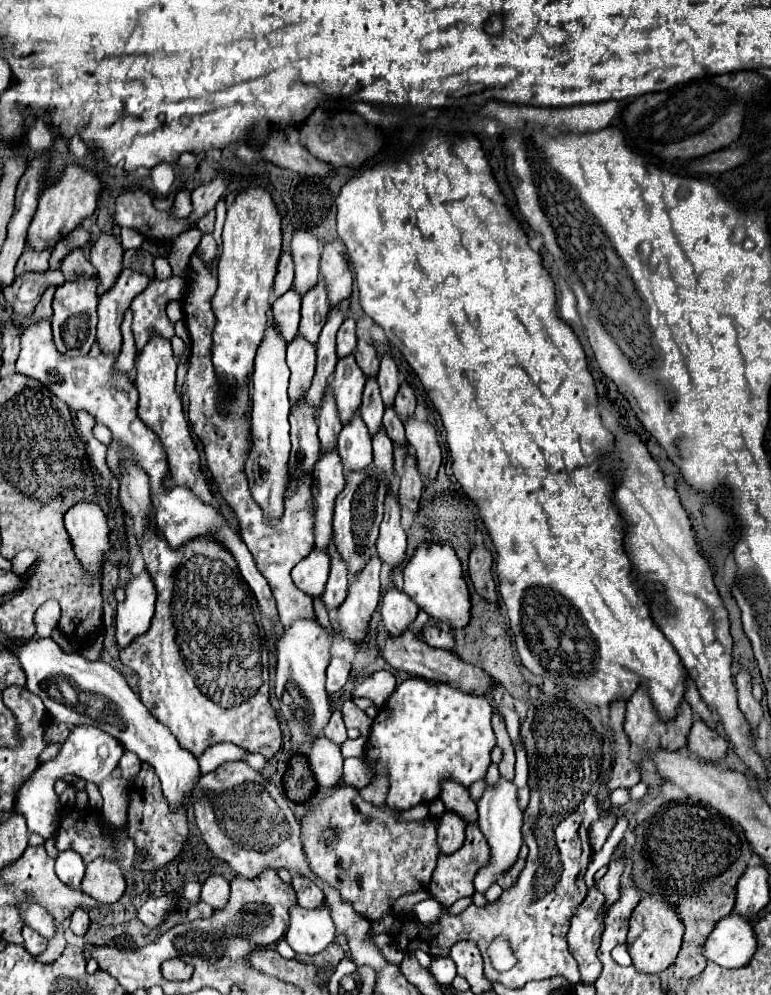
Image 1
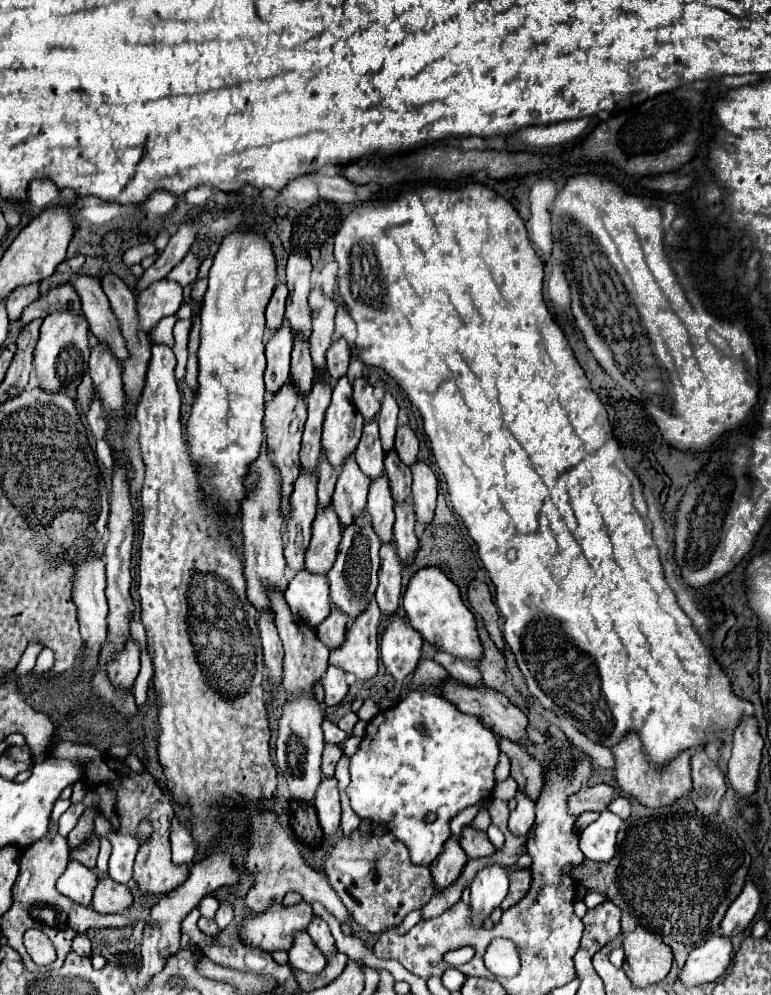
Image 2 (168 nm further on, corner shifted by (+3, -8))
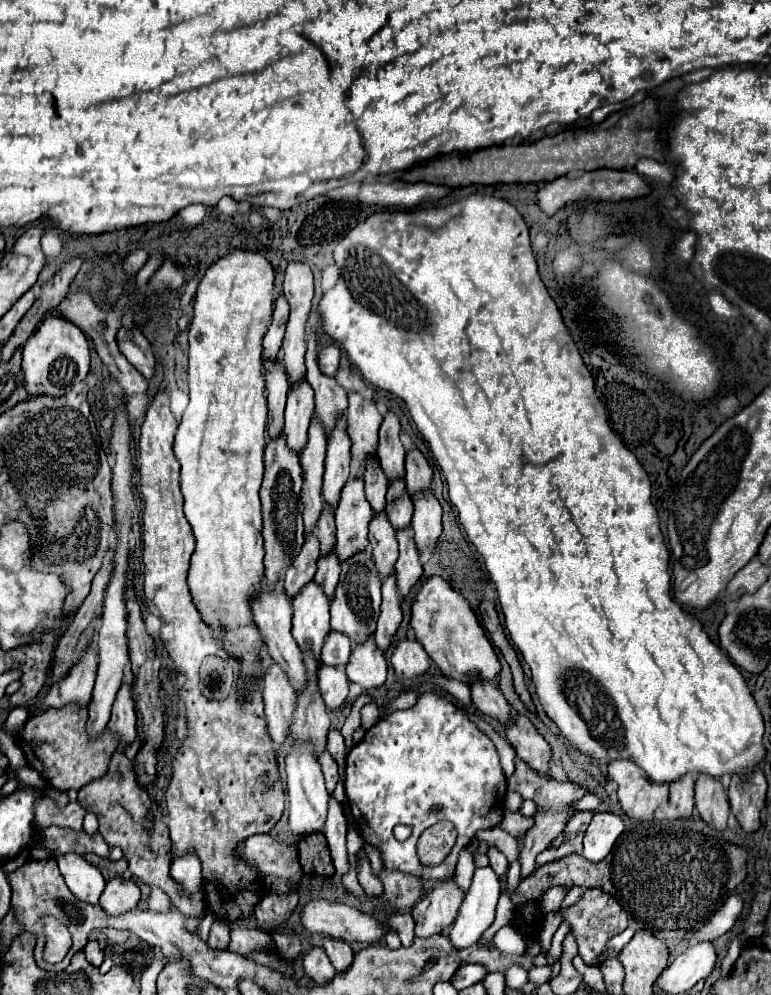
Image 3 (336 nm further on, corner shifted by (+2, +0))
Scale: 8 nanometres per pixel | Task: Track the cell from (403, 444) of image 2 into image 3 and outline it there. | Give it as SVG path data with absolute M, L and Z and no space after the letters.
M412 449L406 453L406 477L404 479L406 479L406 487L410 495L430 487L432 467L428 465L428 461L418 449Z

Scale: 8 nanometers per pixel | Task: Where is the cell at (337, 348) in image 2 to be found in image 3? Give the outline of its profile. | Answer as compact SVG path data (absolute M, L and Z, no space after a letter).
M336 343L324 347L318 355L318 363L320 363L322 373L334 377L336 371L338 371L338 365L340 365L340 347Z

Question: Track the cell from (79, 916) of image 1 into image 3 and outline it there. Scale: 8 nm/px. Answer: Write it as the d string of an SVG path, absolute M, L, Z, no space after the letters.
M88 941L86 947L84 947L84 955L86 955L88 963L92 963L94 967L100 967L100 963L102 963L102 959L104 959L104 953L102 953L98 941Z

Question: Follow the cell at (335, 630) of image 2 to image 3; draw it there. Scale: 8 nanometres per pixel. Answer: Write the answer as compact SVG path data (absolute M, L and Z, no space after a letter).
M330 631L324 639L322 663L342 667L342 665L346 665L348 657L350 657L350 649L352 649L352 641L350 641L350 637L346 637L346 633Z

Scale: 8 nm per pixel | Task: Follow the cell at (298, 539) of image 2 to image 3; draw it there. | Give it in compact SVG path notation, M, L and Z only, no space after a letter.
M310 531L304 535L300 555L292 561L292 565L284 575L284 591L288 593L288 597L294 597L302 589L302 585L306 585L306 581L314 579L314 565L318 557L320 557L320 541Z

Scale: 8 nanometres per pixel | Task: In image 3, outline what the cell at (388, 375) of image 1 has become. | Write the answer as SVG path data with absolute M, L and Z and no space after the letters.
M388 411L380 425L380 443L378 443L376 455L378 455L378 461L390 481L404 475L406 451L402 447L398 433L400 433L400 421L394 411Z

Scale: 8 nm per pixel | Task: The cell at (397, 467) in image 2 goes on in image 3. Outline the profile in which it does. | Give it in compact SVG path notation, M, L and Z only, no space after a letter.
M396 479L394 483L390 483L388 493L386 493L386 513L390 523L400 529L402 525L410 525L412 519L412 501L410 495L406 491L406 483L404 479Z

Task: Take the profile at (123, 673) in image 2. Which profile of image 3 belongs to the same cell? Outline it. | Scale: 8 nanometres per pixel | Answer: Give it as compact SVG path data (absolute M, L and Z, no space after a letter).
M122 683L114 705L112 705L112 717L108 723L110 731L116 731L122 741L120 745L126 745L136 739L136 709L134 709L134 699L132 699L132 685Z

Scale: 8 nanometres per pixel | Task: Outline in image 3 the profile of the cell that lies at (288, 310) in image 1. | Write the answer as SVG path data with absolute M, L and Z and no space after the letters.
M282 359L264 361L264 377L268 391L268 433L274 437L284 427L284 405L288 395L288 377Z

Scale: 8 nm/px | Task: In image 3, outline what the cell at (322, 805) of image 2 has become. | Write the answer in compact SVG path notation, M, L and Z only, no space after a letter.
M330 795L330 801L328 801L328 815L326 815L326 825L324 825L324 835L326 835L328 845L330 845L330 853L332 853L336 873L344 875L348 871L346 815L344 815L344 809L342 809L340 801L336 801L334 795Z

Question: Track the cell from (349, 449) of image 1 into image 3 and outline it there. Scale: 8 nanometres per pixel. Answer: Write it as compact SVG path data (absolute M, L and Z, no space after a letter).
M350 479L344 485L340 503L336 507L336 553L340 561L348 559L352 553L358 553L368 545L366 535L370 513L372 507L366 501L362 479Z

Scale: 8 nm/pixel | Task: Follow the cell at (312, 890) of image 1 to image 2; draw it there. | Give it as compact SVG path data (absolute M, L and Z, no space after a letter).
M315 915L315 919L311 921L307 933L309 933L311 939L315 941L315 945L321 949L321 953L325 953L325 957L331 957L331 955L337 951L335 939L333 939L333 935L331 935L327 923L325 923L321 917Z

